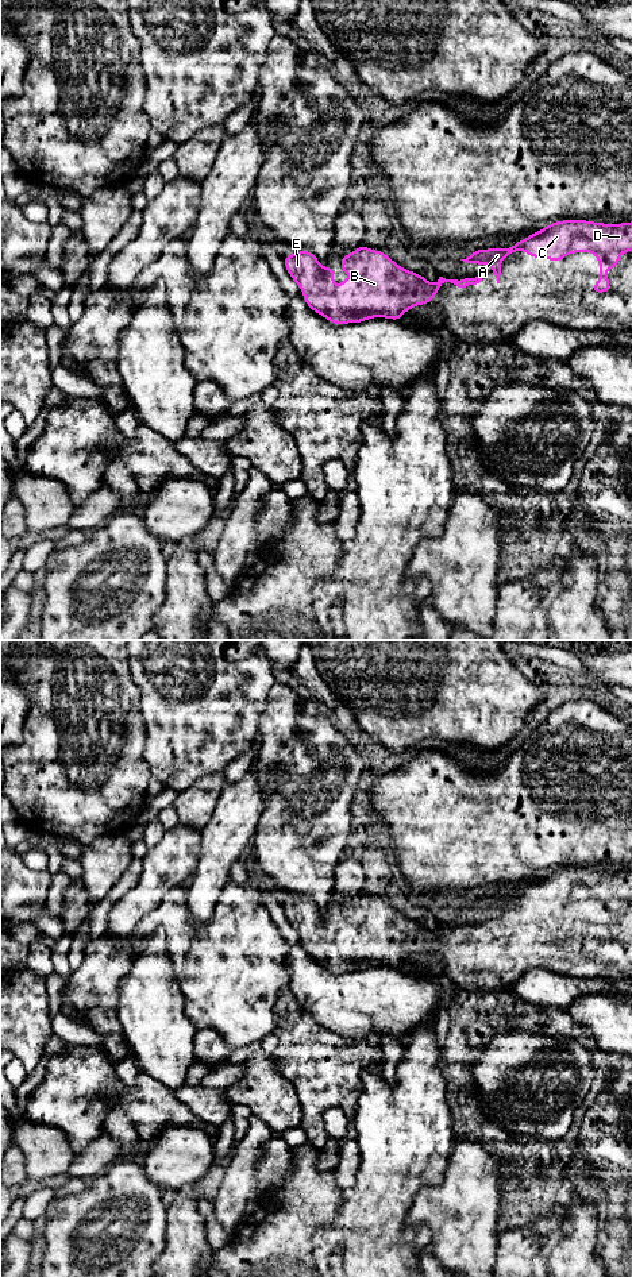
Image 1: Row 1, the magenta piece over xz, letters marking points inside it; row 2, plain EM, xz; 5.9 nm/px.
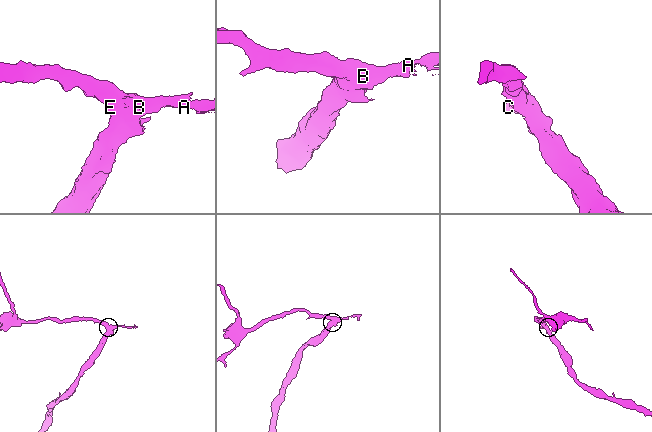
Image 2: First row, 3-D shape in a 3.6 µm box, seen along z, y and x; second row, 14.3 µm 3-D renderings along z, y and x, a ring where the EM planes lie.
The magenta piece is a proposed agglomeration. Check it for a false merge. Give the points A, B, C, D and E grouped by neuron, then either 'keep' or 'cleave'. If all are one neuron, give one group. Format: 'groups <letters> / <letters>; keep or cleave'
groups A B C D E; keep

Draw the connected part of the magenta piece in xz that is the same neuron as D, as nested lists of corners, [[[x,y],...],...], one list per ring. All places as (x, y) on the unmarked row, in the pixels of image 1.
[[[587,868],[555,869],[540,879],[531,881],[525,887],[517,888],[513,895],[475,898],[466,907],[460,908],[466,911],[490,913],[492,921],[496,923],[497,931],[500,931],[502,907],[517,899],[525,899],[531,906],[547,906],[555,911],[574,900],[594,900],[597,910],[601,913],[597,918],[601,926],[590,938],[593,941],[606,941],[610,938],[610,927],[606,925],[606,918],[616,917],[620,910],[620,903],[632,899],[632,869],[621,872],[604,872]]]

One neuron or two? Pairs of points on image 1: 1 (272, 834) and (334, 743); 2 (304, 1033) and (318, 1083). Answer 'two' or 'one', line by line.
1: one
2: one

